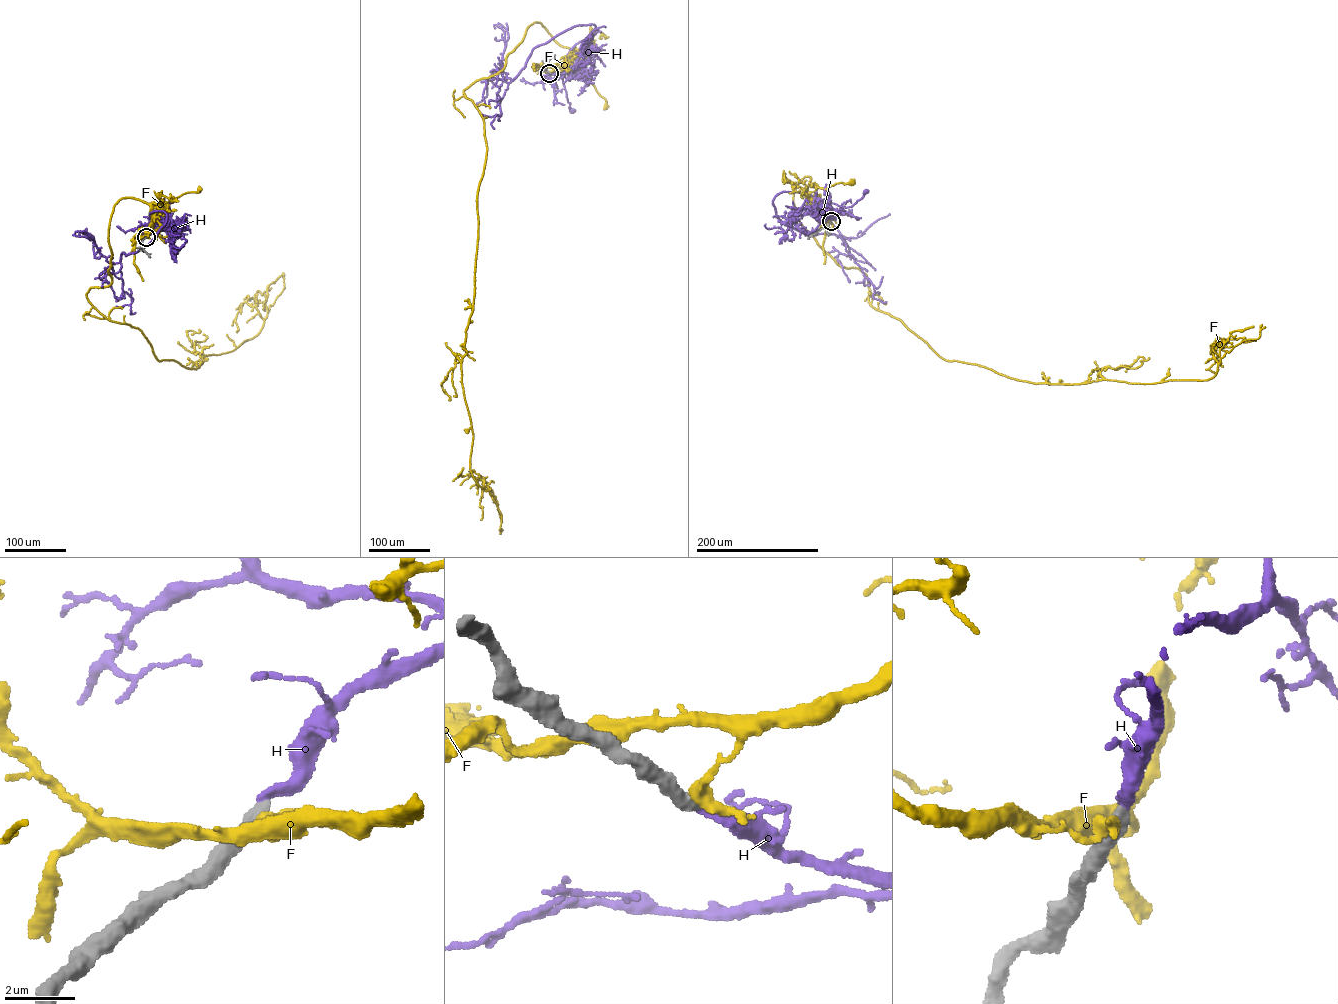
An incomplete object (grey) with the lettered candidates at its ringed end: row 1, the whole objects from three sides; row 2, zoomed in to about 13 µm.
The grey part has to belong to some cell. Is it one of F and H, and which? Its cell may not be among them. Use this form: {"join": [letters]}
{"join": ["H"]}

